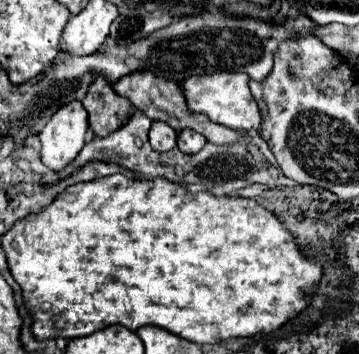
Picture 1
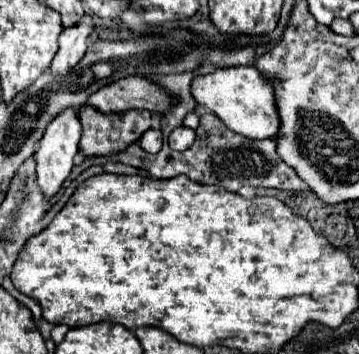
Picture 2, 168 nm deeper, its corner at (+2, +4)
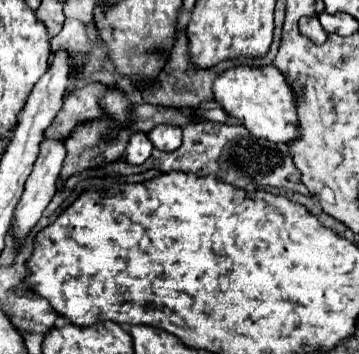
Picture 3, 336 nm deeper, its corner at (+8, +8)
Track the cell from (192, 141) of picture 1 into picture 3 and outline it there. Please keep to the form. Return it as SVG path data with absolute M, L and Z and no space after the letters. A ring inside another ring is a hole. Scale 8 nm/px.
M156 126L148 132L148 138L152 140L154 148L158 148L160 152L172 152L180 148L182 130L178 126Z

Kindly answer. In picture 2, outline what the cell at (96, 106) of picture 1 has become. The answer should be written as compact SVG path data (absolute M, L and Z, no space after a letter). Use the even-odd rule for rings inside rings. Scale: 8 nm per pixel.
M88 104L80 108L82 140L80 148L86 156L100 156L124 150L150 128L152 114L146 110L130 112L98 112Z

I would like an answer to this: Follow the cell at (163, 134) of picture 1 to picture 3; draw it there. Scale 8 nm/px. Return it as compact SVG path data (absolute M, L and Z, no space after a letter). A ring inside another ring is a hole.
M136 132L130 142L128 142L128 148L126 148L126 162L128 164L134 164L134 166L140 166L144 164L150 154L152 154L152 142L148 140L148 136L144 132Z

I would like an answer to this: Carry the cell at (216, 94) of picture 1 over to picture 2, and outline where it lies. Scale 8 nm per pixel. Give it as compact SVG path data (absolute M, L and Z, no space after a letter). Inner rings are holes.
M254 66L220 68L210 74L200 74L192 80L192 96L200 106L206 106L212 114L216 114L232 132L256 140L274 138L278 134L280 118L274 106L274 88Z

